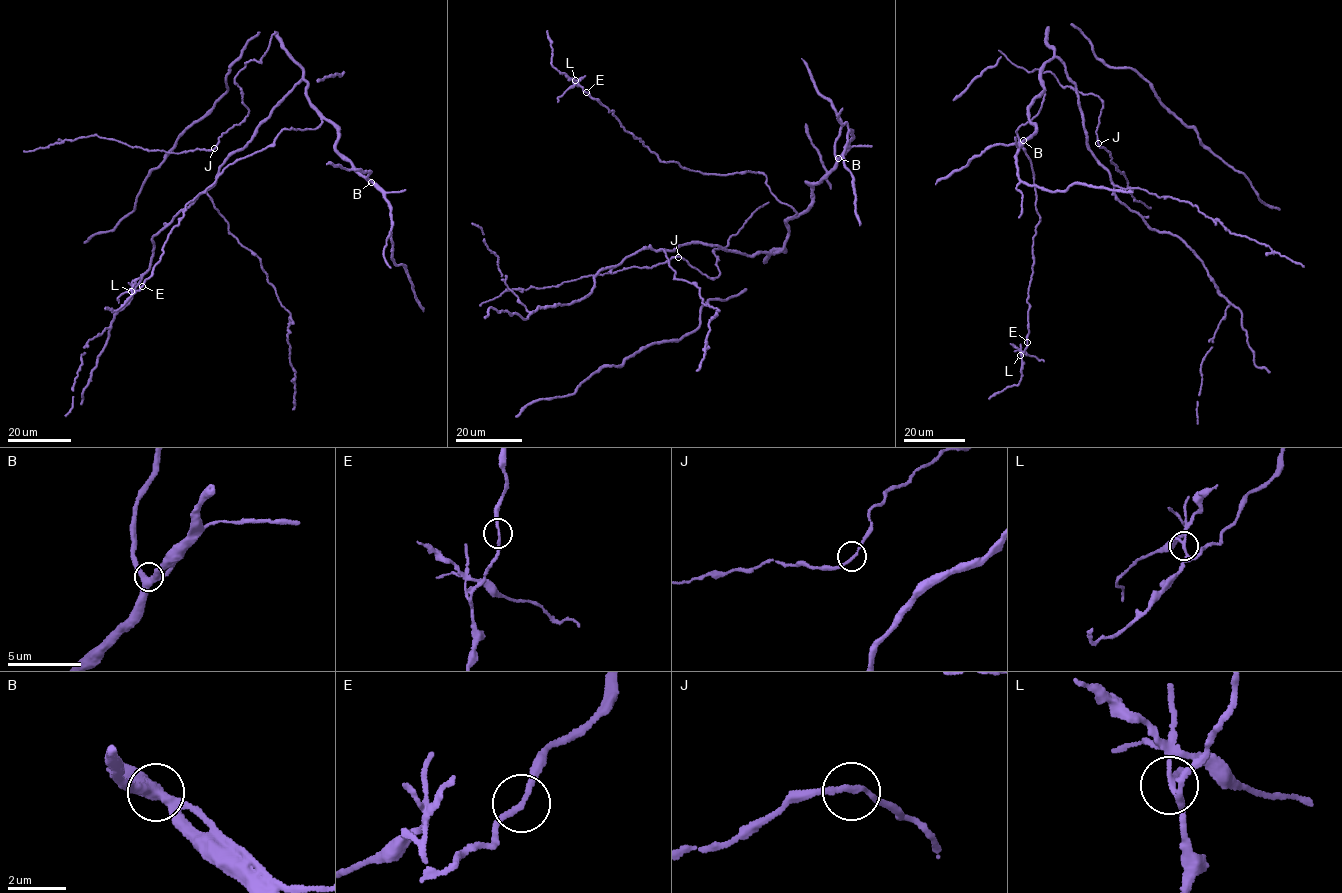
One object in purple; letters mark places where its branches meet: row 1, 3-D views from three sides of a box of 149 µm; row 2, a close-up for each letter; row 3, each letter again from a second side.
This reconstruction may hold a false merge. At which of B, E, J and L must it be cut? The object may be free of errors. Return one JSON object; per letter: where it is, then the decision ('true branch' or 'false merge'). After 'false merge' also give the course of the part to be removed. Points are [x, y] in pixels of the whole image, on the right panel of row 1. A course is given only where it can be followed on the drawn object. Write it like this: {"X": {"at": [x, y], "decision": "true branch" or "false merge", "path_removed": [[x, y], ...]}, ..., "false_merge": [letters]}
{"B": {"at": [1023, 140], "decision": "true branch"}, "E": {"at": [1027, 342], "decision": "true branch"}, "J": {"at": [1098, 143], "decision": "true branch"}, "L": {"at": [1020, 355], "decision": "false merge", "path_removed": [[1020, 355], [1021, 351], [1044, 361]]}, "false_merge": ["L"]}

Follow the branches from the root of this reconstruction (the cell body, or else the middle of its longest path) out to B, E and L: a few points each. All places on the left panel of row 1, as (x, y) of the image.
B: (291, 91), (302, 79), (308, 82), (306, 96), (309, 104), (337, 128), (336, 149), (371, 182)
E: (291, 91), (308, 82), (322, 123), (283, 129), (229, 164), (186, 205), (142, 286)
L: (291, 91), (308, 82), (322, 123), (283, 129), (229, 164), (186, 205), (153, 273), (132, 291)

